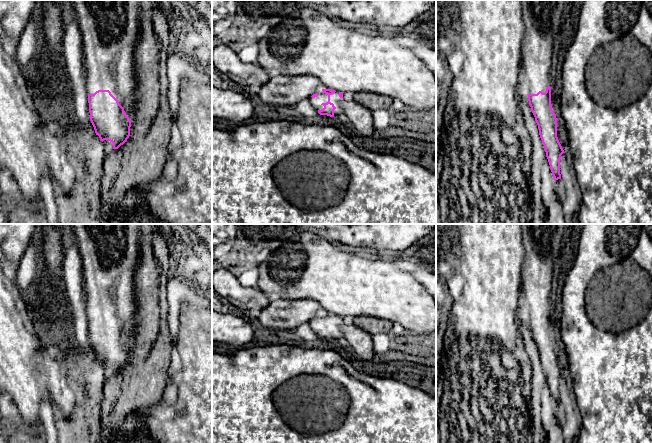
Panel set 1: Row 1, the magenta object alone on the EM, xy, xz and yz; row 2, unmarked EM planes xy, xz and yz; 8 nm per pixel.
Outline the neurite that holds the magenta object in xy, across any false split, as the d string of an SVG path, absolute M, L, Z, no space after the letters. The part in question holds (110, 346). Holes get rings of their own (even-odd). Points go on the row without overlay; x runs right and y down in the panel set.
M71 224L74 242L78 248L80 257L82 259L82 270L85 284L86 300L87 300L87 317L90 336L90 345L94 351L96 359L100 364L108 364L113 367L113 373L118 373L123 369L130 360L131 345L129 340L133 338L133 331L135 329L135 314L137 311L137 300L135 298L135 269L139 263L141 232L140 224Z

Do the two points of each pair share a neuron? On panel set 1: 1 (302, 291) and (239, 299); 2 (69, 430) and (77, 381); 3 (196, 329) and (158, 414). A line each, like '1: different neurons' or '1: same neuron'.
1: different neurons
2: same neuron
3: same neuron

